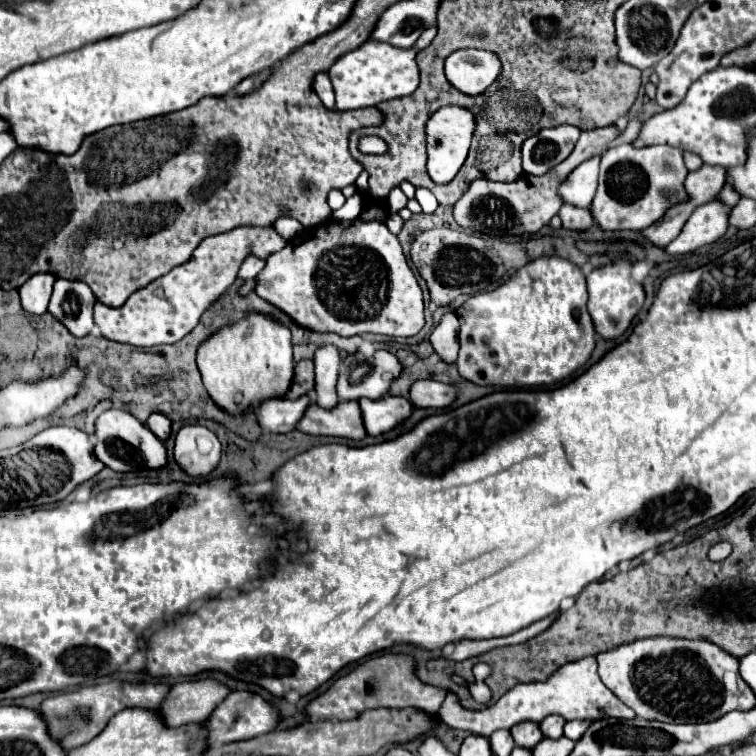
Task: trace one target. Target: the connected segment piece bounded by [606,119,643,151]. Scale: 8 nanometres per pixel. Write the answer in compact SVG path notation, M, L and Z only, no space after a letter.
M640 119L631 120L625 129L625 132L623 132L623 135L621 135L620 137L618 137L618 139L615 139L612 143L610 143L606 151L608 149L611 149L612 147L621 145L623 143L628 143L636 139L641 130L642 124L643 122Z

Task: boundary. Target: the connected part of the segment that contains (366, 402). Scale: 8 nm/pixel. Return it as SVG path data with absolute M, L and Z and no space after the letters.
M384 395L382 399L358 399L360 411L362 411L362 421L366 427L368 435L380 435L384 431L394 429L400 421L404 421L412 405L406 397L396 397L396 395Z

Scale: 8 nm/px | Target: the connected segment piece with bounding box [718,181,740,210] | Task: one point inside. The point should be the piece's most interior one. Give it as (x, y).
(729, 194)

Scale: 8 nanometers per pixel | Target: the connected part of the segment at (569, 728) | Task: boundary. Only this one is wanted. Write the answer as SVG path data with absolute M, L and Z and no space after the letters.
M568 721L566 727L564 727L564 735L568 739L576 741L576 739L580 739L584 735L584 731L588 729L588 725L590 725L590 721Z

